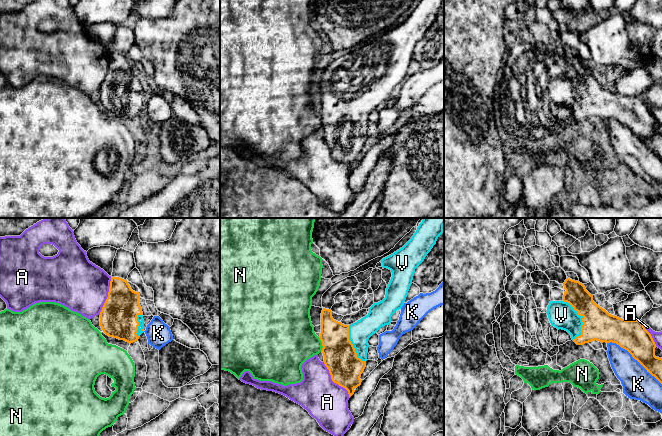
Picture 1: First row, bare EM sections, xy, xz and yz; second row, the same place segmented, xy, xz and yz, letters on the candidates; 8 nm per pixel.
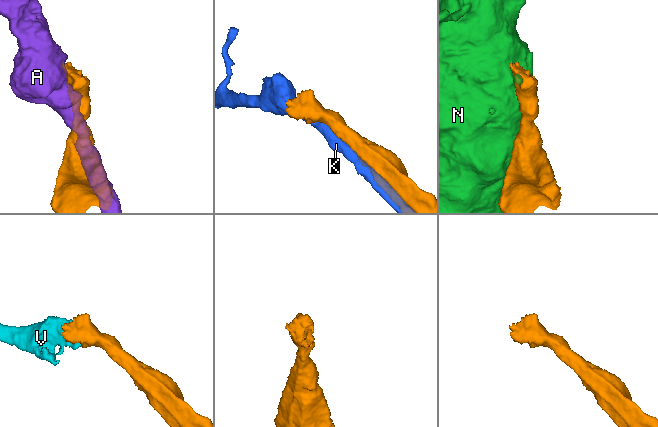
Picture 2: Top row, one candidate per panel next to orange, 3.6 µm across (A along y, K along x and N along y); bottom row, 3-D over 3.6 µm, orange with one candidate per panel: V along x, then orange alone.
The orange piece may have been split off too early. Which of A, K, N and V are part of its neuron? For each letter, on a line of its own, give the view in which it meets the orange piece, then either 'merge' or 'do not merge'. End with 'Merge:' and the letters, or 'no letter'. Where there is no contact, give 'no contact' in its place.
A: contact in xz; do not merge
K: contact in yz; do not merge
N: contact in xz; do not merge
V: contact in yz; merge
Merge: V

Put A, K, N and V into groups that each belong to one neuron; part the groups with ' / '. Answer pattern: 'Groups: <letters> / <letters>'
Groups: A / K / N / V

